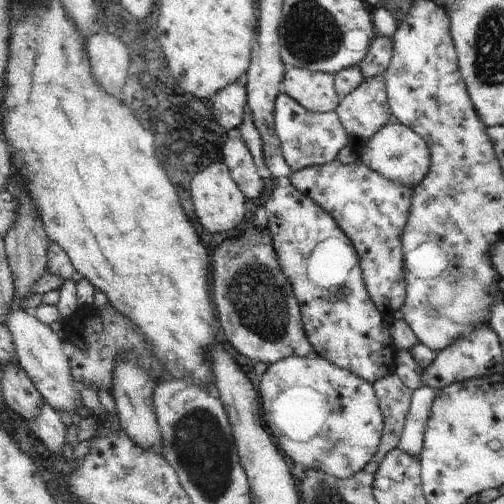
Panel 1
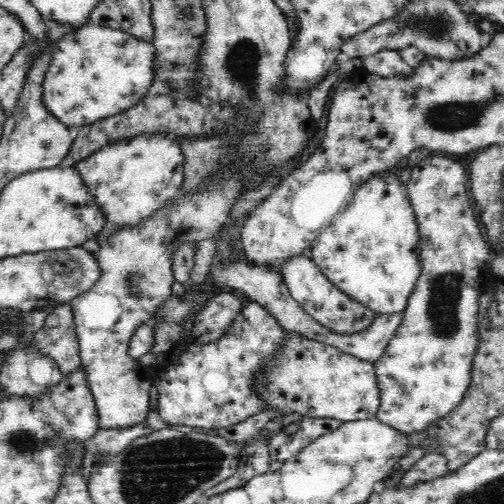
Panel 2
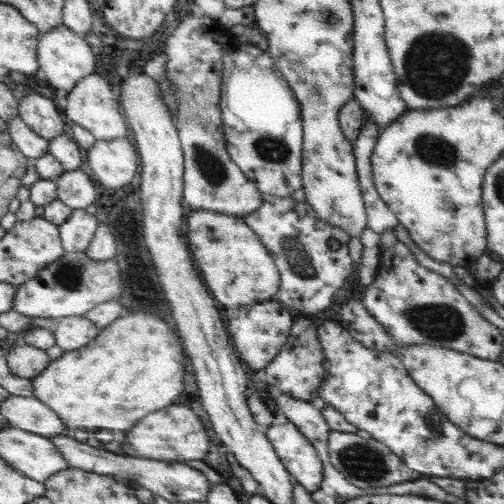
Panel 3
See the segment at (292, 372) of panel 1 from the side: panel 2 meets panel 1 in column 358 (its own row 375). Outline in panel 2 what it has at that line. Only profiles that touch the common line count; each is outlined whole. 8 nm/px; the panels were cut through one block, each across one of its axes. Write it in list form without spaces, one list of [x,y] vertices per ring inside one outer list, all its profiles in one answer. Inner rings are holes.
[[[434,154],[412,170],[412,178],[406,184],[416,222],[420,226],[418,248],[422,274],[416,290],[412,292],[412,298],[408,300],[406,310],[402,312],[402,326],[388,342],[386,354],[382,354],[380,360],[376,360],[374,364],[380,390],[380,408],[376,412],[376,418],[406,436],[412,432],[422,432],[436,420],[450,414],[464,400],[464,394],[468,394],[472,382],[472,362],[480,342],[478,316],[482,308],[478,300],[484,290],[494,284],[494,274],[490,272],[490,262],[494,260],[494,254],[492,248],[488,248],[488,244],[484,242],[480,226],[470,208],[470,198],[466,194],[466,184],[470,180],[466,180],[464,172],[466,170],[460,162]]]

